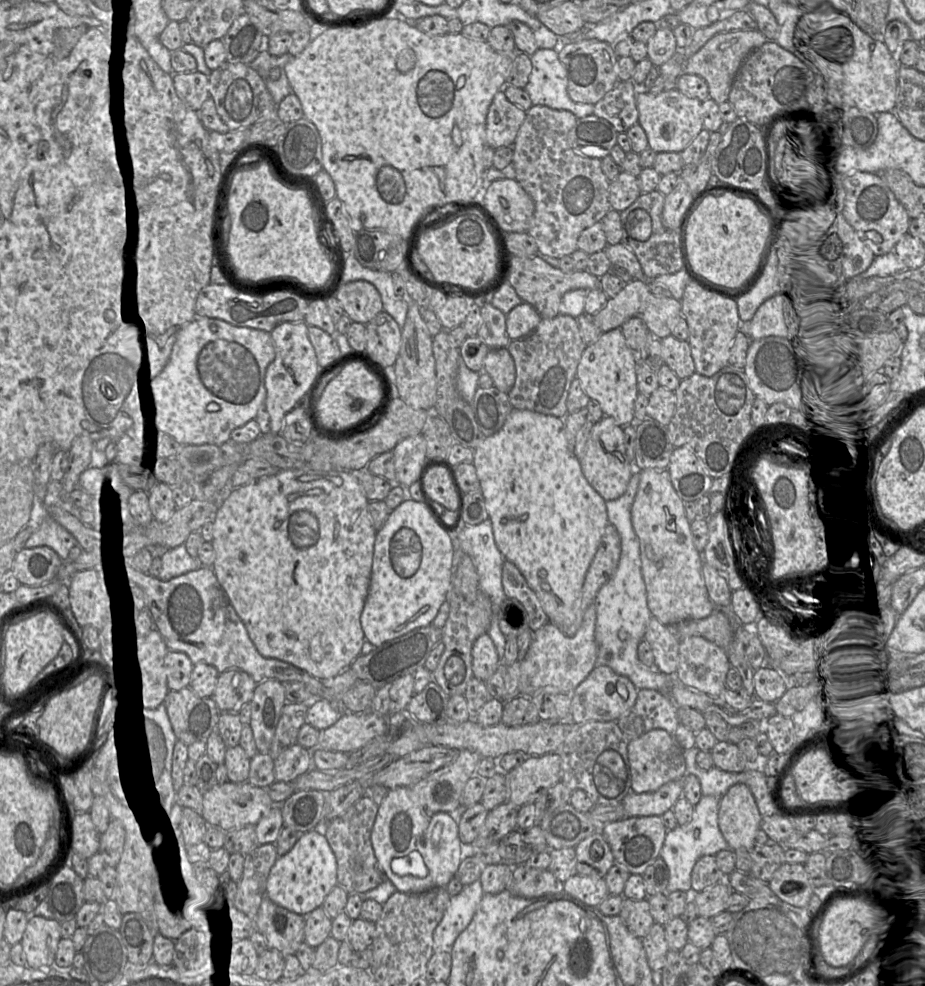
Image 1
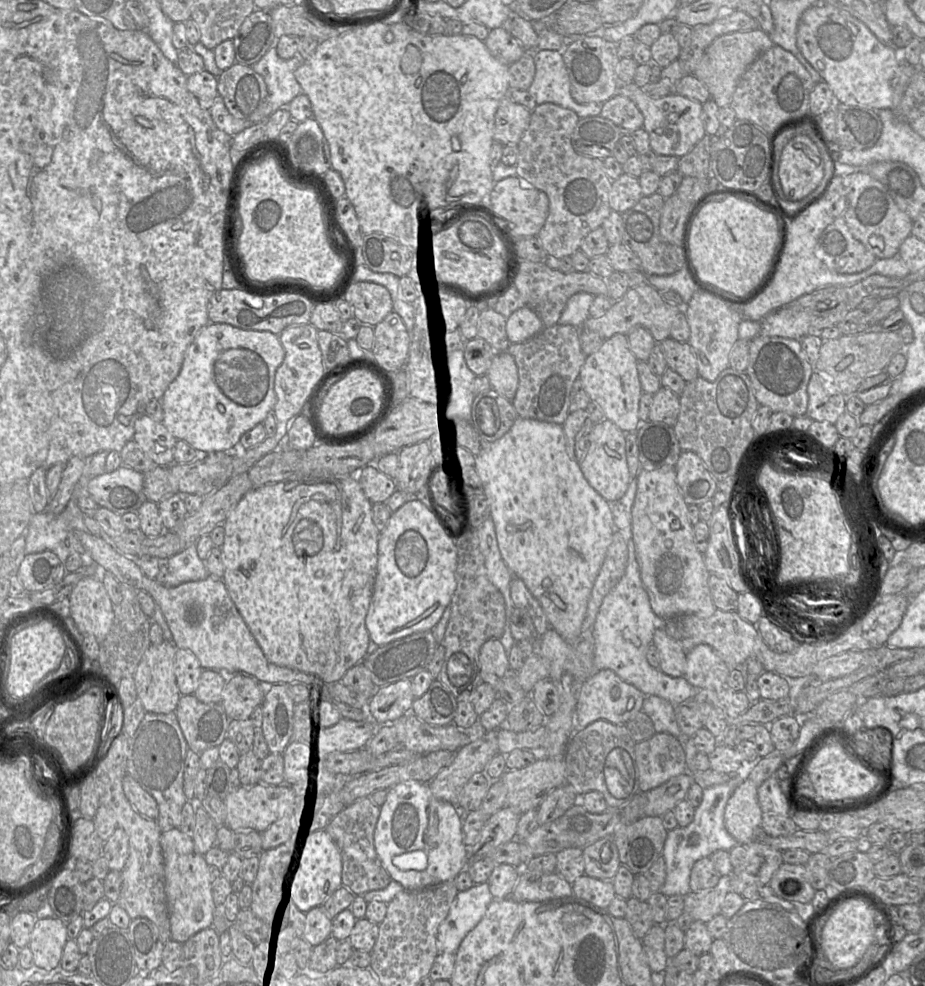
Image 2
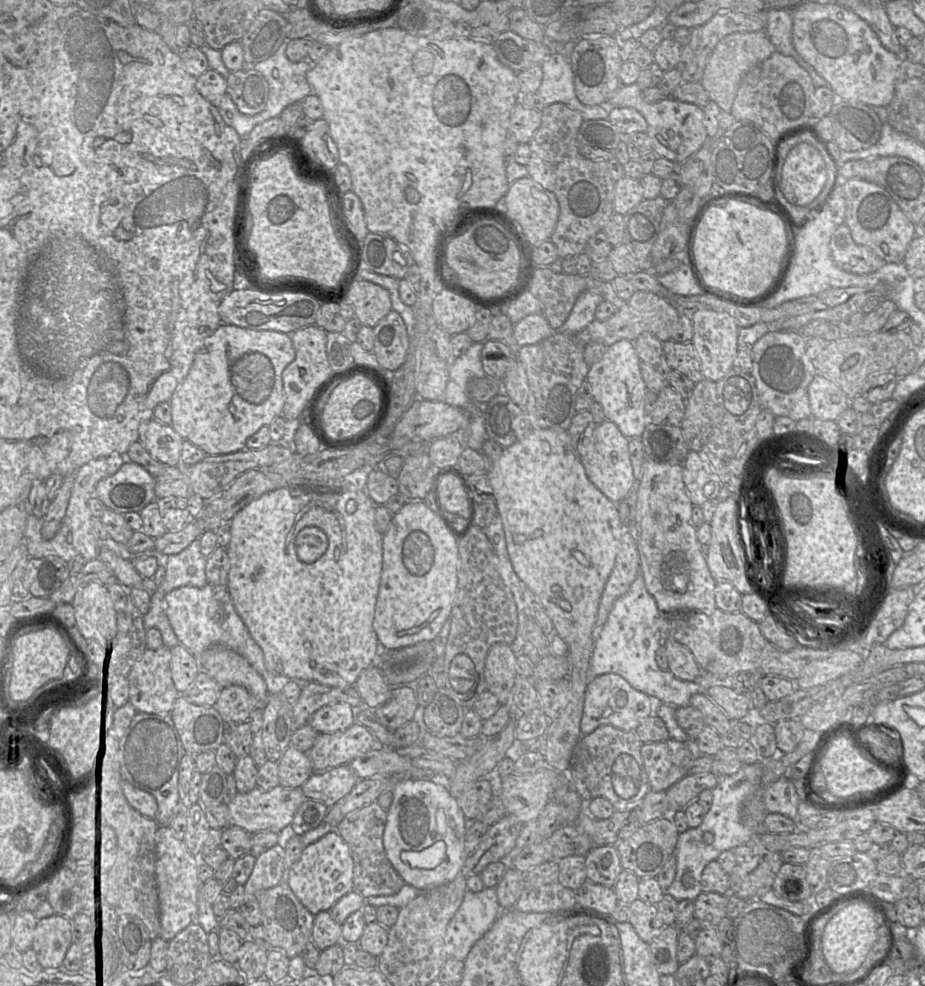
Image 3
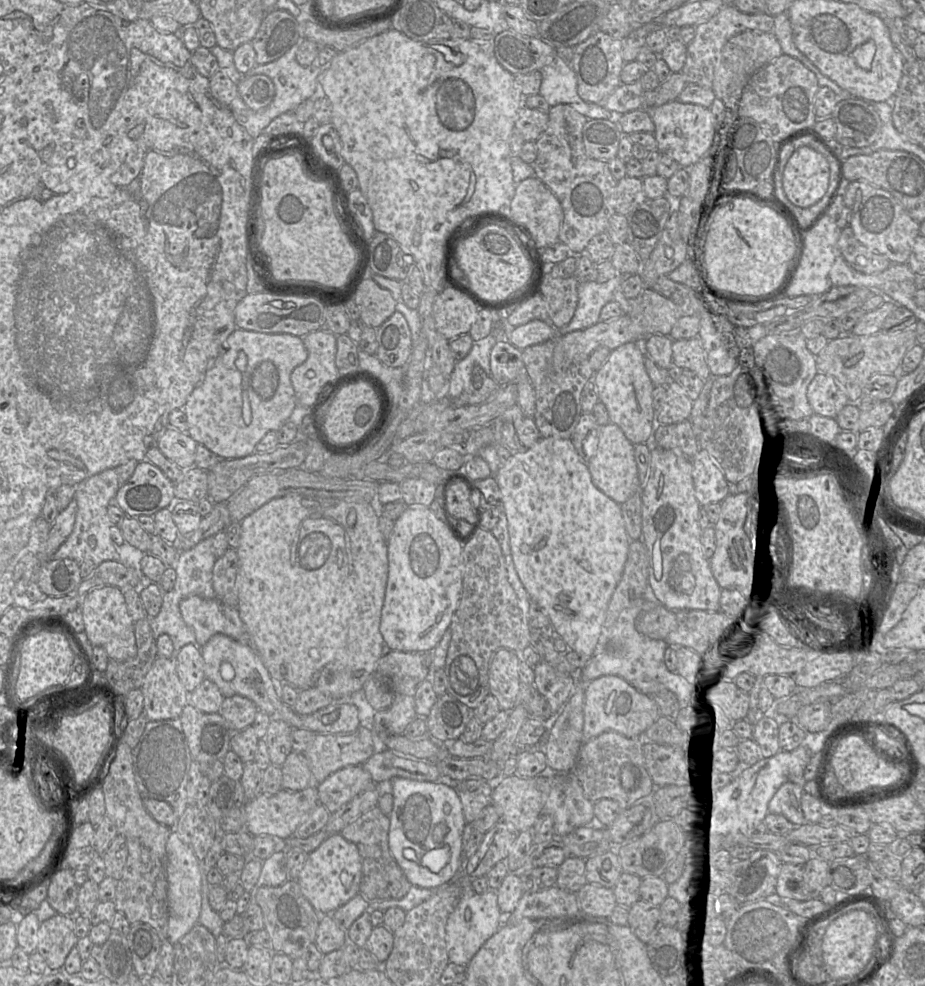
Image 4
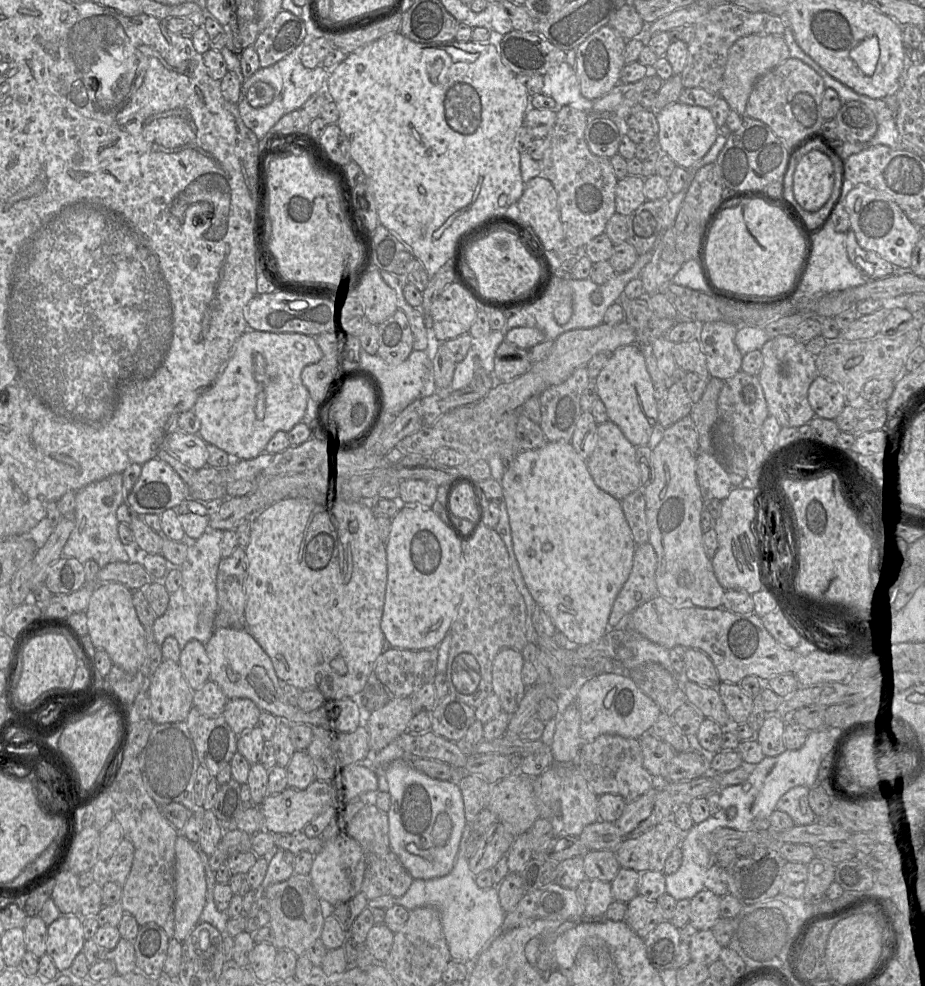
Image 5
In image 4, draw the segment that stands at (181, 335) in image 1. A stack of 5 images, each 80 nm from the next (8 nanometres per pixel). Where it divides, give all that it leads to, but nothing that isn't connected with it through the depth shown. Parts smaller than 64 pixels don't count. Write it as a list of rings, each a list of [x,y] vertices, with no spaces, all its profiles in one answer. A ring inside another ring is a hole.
[[[236,328],[223,343],[223,349],[220,354],[213,360],[212,364],[205,373],[202,381],[195,387],[189,395],[185,405],[184,412],[187,417],[188,429],[186,433],[193,438],[197,443],[204,445],[210,451],[223,459],[242,458],[253,453],[256,444],[270,430],[278,430],[288,419],[296,415],[296,396],[291,384],[290,376],[294,368],[302,364],[308,356],[307,349],[304,346],[302,337],[294,336],[288,333],[260,333],[249,331],[241,328]]]

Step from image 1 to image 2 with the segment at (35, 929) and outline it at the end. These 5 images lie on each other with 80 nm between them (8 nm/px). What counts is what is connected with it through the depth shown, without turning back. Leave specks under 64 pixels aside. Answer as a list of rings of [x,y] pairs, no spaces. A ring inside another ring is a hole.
[[[59,918],[38,919],[28,943],[34,960],[34,969],[53,970],[59,967],[68,939],[70,938],[67,934],[66,924]]]

